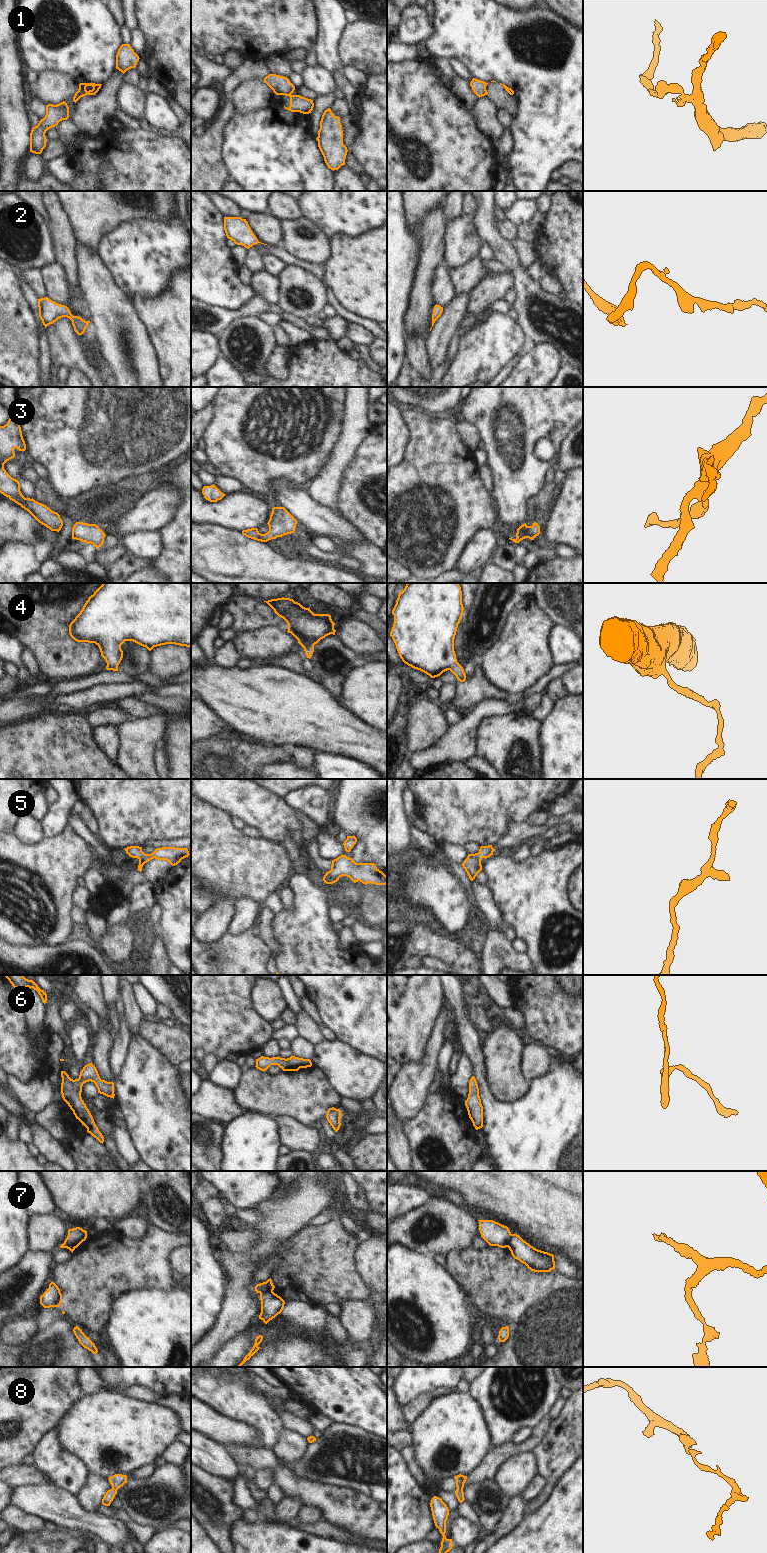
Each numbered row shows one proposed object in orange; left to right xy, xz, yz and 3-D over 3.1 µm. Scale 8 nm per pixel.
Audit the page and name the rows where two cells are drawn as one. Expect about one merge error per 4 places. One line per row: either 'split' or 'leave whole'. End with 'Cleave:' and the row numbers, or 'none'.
1: split
2: leave whole
3: leave whole
4: leave whole
5: leave whole
6: leave whole
7: split
8: leave whole
Cleave: 1, 7

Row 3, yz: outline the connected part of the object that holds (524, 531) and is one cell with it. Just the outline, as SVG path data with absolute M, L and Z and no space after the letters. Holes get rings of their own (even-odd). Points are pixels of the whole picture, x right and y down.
M534 522L532 526L528 526L525 523L517 529L516 533L517 538L516 539L509 538L509 539L515 543L519 543L521 540L525 538L534 540L534 538L539 534L540 534L540 526L538 525L538 523Z

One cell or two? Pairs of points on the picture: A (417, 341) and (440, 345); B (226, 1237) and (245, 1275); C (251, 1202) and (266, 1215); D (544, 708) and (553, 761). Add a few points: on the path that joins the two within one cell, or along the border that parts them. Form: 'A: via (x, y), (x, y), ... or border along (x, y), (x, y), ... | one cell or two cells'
A: border along (426, 340), (426, 350), (432, 366) | two cells
B: border along (255, 1243), (246, 1251), (228, 1251), (222, 1247) | two cells
C: border along (275, 1192), (269, 1198), (262, 1201), (255, 1209) | two cells
D: border along (556, 702), (552, 711), (542, 722) | two cells

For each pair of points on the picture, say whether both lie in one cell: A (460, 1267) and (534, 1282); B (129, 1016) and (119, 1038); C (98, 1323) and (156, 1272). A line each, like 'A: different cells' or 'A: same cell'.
A: same cell
B: different cells
C: same cell

